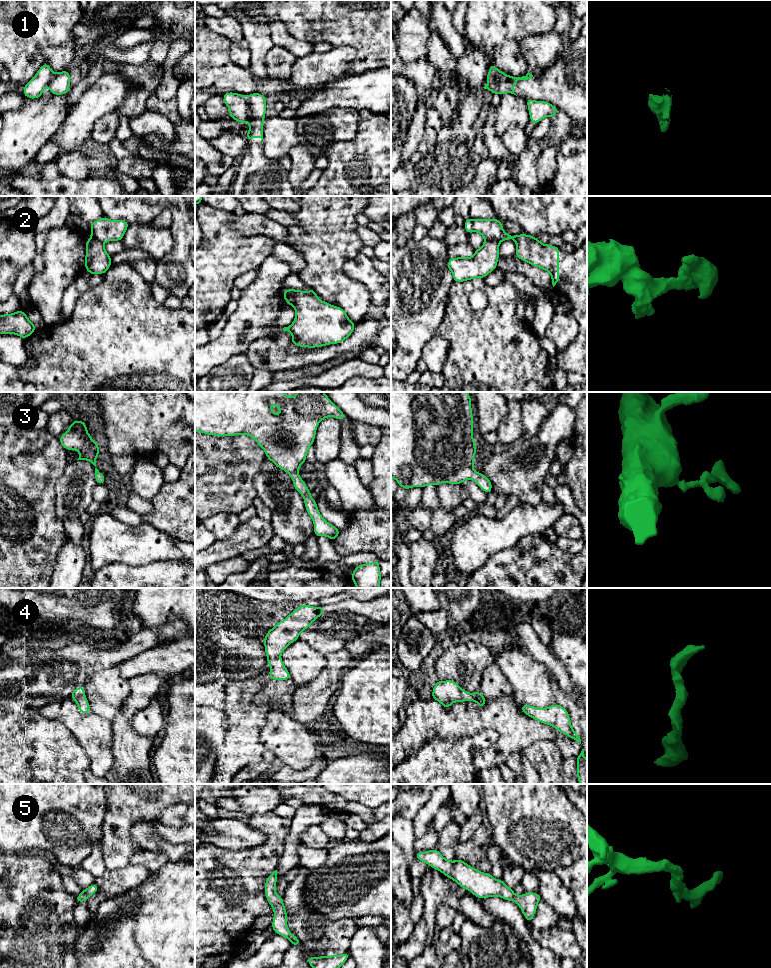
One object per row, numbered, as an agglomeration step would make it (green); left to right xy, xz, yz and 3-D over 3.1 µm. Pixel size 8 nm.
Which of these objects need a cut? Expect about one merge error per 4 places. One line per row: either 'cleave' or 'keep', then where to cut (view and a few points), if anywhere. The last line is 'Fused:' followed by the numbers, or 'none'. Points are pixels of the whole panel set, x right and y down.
1: cleave; cut xz (246, 97), (249, 113), (248, 121)
2: cleave; cut xz (296, 290), (291, 304)
3: keep; cut none
4: keep; cut none
5: keep; cut none
Fused: 1, 2

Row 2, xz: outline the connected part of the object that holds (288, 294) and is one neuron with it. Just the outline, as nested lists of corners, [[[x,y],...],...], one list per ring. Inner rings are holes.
[[[289,288],[289,289],[286,289],[282,294],[283,294],[283,297],[286,301],[286,303],[288,305],[292,305],[293,302],[294,302],[294,295],[295,295],[295,289],[292,289],[292,288]]]

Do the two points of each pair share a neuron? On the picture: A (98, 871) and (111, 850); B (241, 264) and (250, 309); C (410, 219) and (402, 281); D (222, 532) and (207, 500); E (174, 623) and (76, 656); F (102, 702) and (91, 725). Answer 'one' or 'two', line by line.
A: two
B: two
C: two
D: two
E: one
F: two

